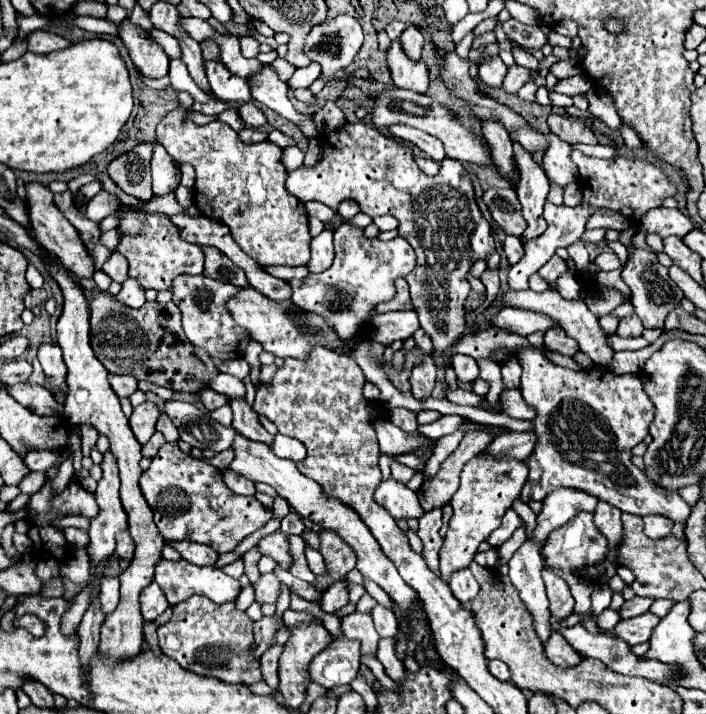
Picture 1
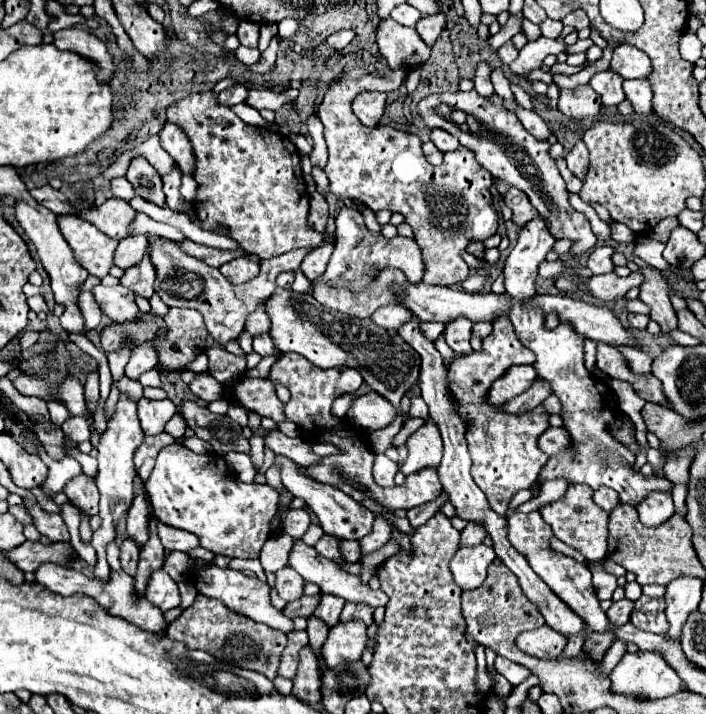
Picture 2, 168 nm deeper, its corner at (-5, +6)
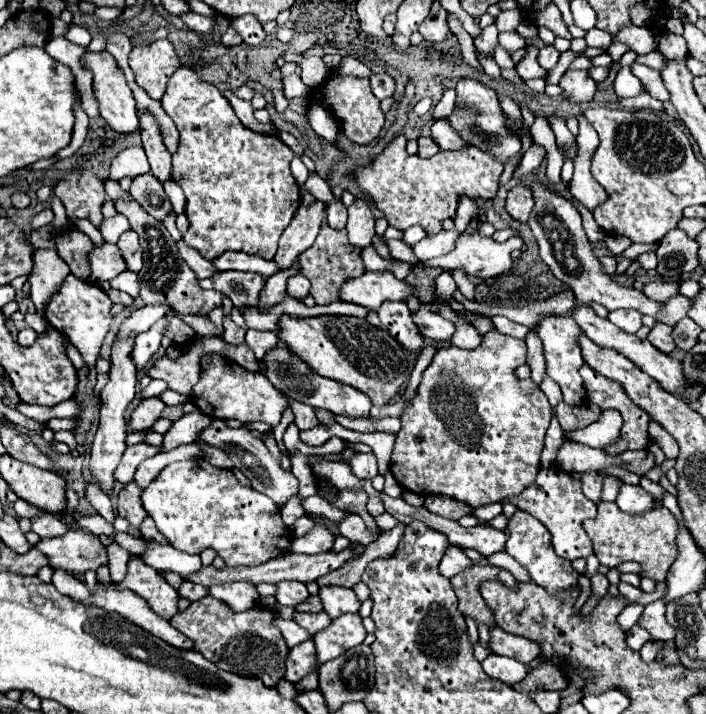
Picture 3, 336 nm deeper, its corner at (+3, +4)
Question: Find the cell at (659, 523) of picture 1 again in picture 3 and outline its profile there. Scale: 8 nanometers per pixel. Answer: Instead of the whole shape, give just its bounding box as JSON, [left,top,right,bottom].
[615,484,657,516]

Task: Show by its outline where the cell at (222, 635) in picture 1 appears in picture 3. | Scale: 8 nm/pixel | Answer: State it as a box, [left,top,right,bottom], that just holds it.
[171,596,289,686]

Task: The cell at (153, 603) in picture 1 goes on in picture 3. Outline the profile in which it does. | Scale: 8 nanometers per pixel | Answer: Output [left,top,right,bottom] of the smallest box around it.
[117,558,179,620]

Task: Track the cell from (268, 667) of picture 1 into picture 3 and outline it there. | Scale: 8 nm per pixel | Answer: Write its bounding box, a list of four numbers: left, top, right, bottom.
[285,640,317,684]

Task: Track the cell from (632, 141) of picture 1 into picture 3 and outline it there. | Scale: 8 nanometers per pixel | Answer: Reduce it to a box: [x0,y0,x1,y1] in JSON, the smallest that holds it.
[613,68,643,98]

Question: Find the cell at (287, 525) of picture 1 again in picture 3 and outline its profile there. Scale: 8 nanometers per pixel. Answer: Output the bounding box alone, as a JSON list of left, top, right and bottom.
[281,498,305,528]

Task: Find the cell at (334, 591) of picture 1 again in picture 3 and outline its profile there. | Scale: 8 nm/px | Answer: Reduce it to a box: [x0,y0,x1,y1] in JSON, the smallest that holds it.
[295,610,331,636]

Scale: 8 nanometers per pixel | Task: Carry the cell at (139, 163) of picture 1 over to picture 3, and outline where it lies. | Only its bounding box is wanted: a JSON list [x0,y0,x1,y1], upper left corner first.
[129,174,171,220]

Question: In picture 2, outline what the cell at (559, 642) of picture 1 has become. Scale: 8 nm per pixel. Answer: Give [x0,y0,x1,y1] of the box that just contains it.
[517,624,567,660]

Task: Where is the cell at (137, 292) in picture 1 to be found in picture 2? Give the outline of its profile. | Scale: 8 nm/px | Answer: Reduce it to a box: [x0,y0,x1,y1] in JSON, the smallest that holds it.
[93,284,141,324]

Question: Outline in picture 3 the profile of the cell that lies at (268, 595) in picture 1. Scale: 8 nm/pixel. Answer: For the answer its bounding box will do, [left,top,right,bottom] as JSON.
[277,580,309,606]

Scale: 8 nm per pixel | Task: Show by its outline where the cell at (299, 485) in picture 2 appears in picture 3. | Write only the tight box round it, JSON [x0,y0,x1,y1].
[335,514,381,546]

